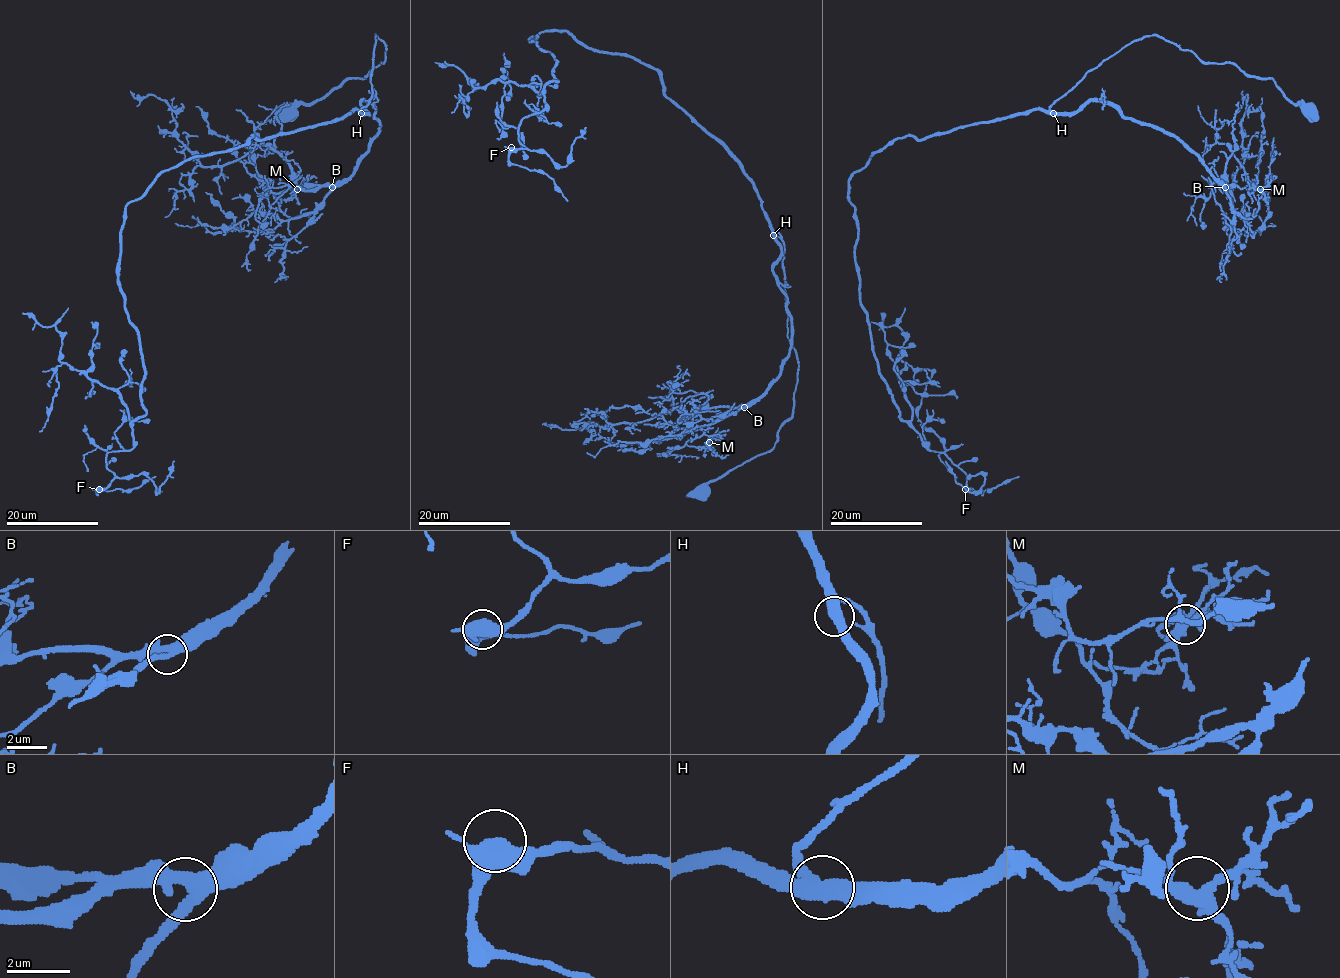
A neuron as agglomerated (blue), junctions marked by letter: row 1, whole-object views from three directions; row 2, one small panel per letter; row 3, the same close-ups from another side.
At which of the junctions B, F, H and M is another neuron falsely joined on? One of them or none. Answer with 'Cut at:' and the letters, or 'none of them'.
Cut at: none of them

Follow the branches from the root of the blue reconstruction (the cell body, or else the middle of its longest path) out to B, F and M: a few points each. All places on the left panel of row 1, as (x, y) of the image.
B: (288, 112), (365, 77), (386, 45), (375, 35), (372, 97), (359, 109), (374, 107), (379, 130), (332, 187)
F: (288, 112), (386, 45), (359, 111), (188, 158), (127, 205), (145, 413), (99, 489)
M: (288, 112), (386, 45), (359, 109), (379, 121), (368, 151), (291, 219), (274, 198), (297, 189)

